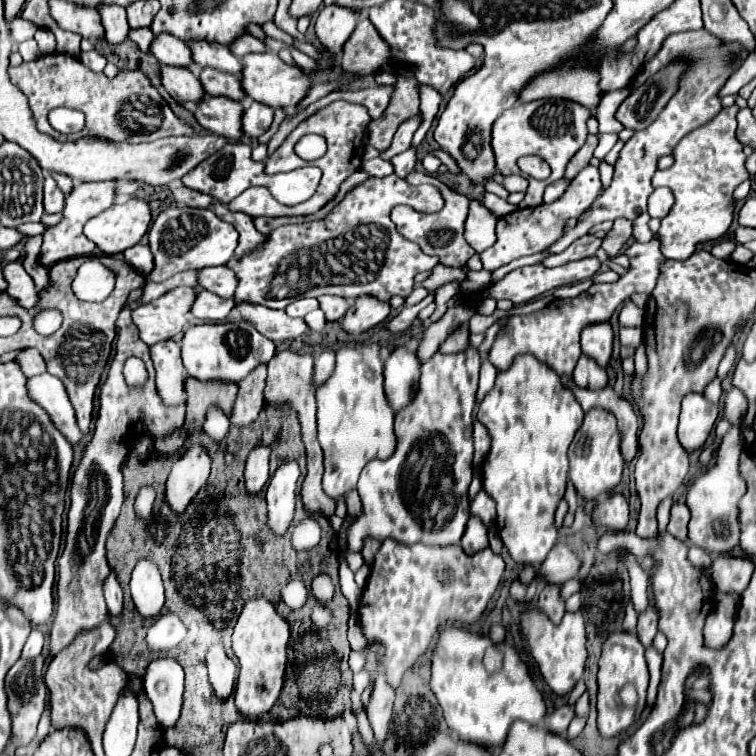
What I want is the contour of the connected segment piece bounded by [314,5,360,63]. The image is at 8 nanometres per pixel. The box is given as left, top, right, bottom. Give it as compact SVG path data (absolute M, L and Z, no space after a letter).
M338 5L324 7L318 13L318 19L316 19L316 25L314 25L316 37L324 45L324 49L330 53L332 63L338 61L342 45L352 35L358 17L360 17L358 13L354 13L350 9L342 9Z

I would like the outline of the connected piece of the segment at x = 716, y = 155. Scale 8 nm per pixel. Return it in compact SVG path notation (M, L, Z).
M728 107L722 109L712 121L708 121L706 125L694 129L694 133L688 133L674 149L674 165L666 171L656 171L656 177L652 177L652 185L656 187L668 187L674 193L674 207L670 209L668 217L662 219L662 225L658 229L658 237L661 241L661 251L667 259L688 259L694 251L696 245L702 241L714 241L720 239L730 223L732 223L732 191L744 181L748 179L748 171L744 167L746 155L742 151L740 141L736 139L736 111L738 107Z

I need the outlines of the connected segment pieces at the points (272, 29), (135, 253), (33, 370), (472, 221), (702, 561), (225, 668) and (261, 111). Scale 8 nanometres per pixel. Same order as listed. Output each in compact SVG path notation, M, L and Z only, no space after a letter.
M266 21L266 23L262 23L262 29L264 29L264 33L266 35L270 35L270 37L276 37L276 39L282 39L282 41L286 41L288 45L292 45L292 39L282 31L282 29L278 29L272 21Z
M134 245L124 251L124 259L128 265L132 265L140 275L148 275L154 269L154 257L150 253L148 245Z
M24 349L18 353L16 357L22 373L26 377L32 377L32 375L38 375L38 373L44 373L46 371L46 363L42 359L42 355L36 351L36 349Z
M470 201L470 213L468 213L468 219L466 219L464 237L476 253L482 253L490 245L494 245L496 217L480 201Z
M690 547L688 551L688 559L695 566L699 566L702 569L710 568L713 558L709 556L700 548Z
M212 645L210 647L210 651L206 655L206 667L208 667L210 683L212 683L214 691L216 691L216 695L222 697L222 699L230 697L232 691L234 691L234 685L236 685L238 669L228 659L222 645Z
M256 101L246 105L242 113L242 133L248 137L260 137L264 131L268 131L272 117L274 113L268 105L262 105Z

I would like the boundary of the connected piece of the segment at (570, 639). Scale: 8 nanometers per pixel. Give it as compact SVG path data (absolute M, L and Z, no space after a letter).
M530 609L522 613L522 629L528 641L528 649L534 657L534 661L540 667L540 675L544 683L550 687L554 695L568 695L578 679L582 679L584 673L584 661L586 661L586 629L582 613L566 613L560 625L552 625L546 615L542 615L538 609Z

